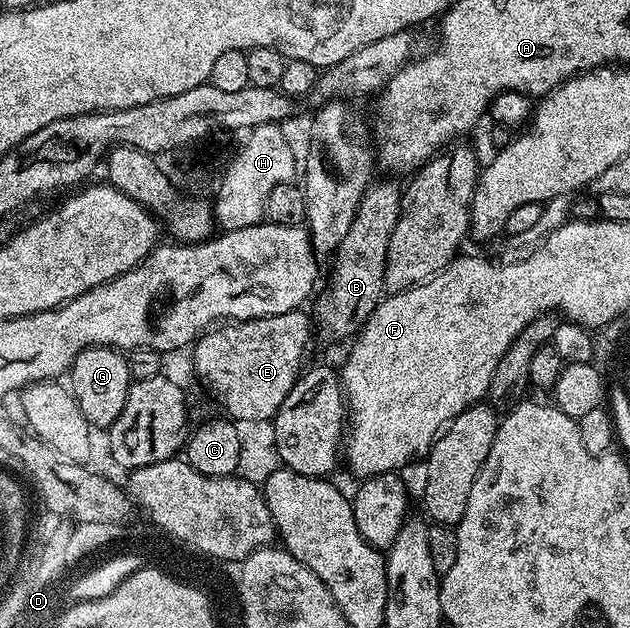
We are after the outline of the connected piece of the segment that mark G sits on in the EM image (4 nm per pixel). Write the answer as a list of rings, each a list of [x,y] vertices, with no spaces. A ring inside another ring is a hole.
[[[92,345],[82,349],[70,364],[68,388],[74,394],[74,402],[80,407],[84,419],[95,430],[109,430],[110,425],[116,423],[120,411],[124,411],[124,403],[132,384],[126,358],[125,352],[109,345]]]

